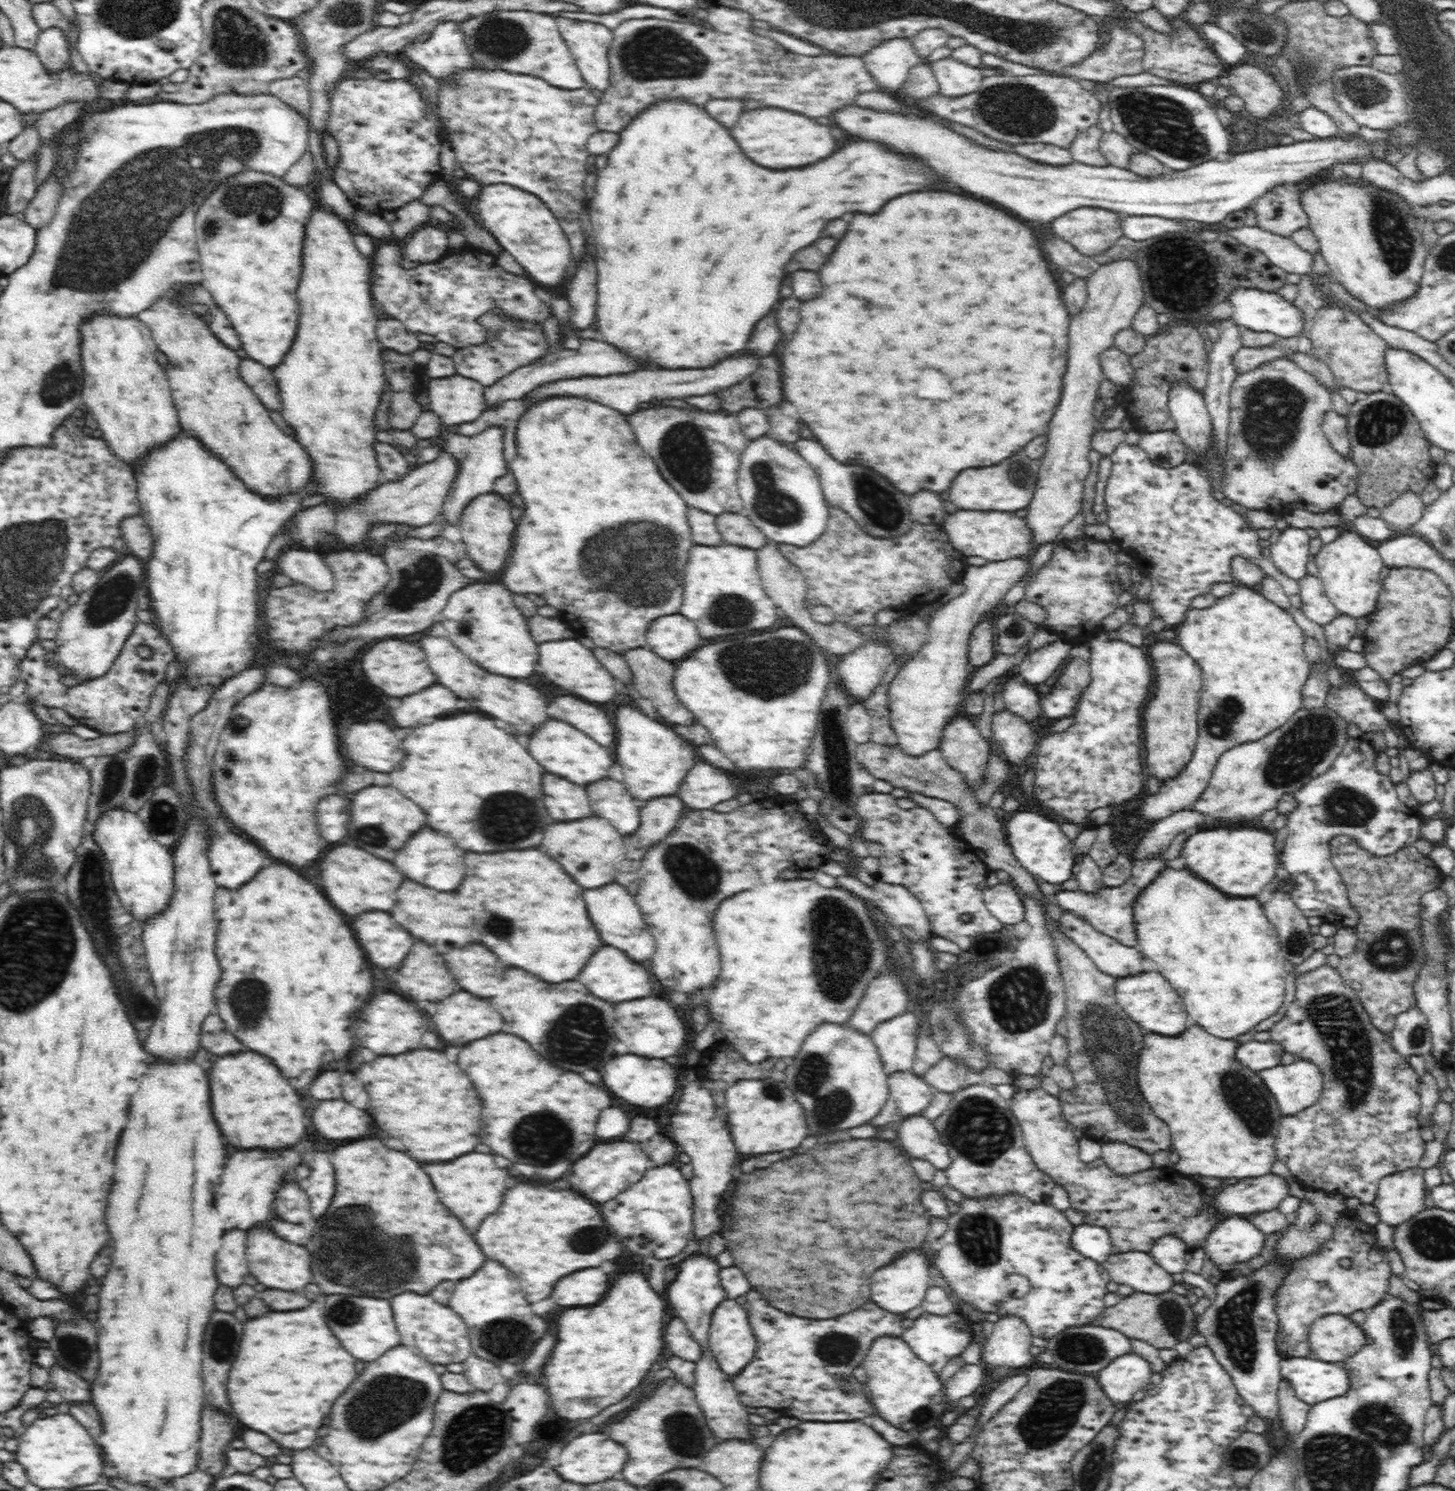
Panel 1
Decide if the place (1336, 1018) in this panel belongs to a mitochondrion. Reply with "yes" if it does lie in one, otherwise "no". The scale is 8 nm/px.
yes

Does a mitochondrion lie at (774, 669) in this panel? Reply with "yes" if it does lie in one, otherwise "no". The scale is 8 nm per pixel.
yes

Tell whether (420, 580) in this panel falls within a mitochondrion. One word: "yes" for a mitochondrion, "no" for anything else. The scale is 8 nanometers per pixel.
yes

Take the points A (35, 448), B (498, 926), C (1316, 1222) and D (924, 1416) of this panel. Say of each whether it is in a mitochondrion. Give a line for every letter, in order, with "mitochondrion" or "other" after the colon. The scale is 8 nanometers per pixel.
A: other
B: mitochondrion
C: mitochondrion
D: mitochondrion

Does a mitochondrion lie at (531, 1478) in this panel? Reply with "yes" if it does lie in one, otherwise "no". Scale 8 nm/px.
no

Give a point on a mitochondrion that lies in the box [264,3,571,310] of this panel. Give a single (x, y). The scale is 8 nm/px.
(502, 38)

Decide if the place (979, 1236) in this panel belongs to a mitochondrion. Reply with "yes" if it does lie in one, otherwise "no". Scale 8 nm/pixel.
yes

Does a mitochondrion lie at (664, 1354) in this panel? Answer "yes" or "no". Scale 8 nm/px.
no

